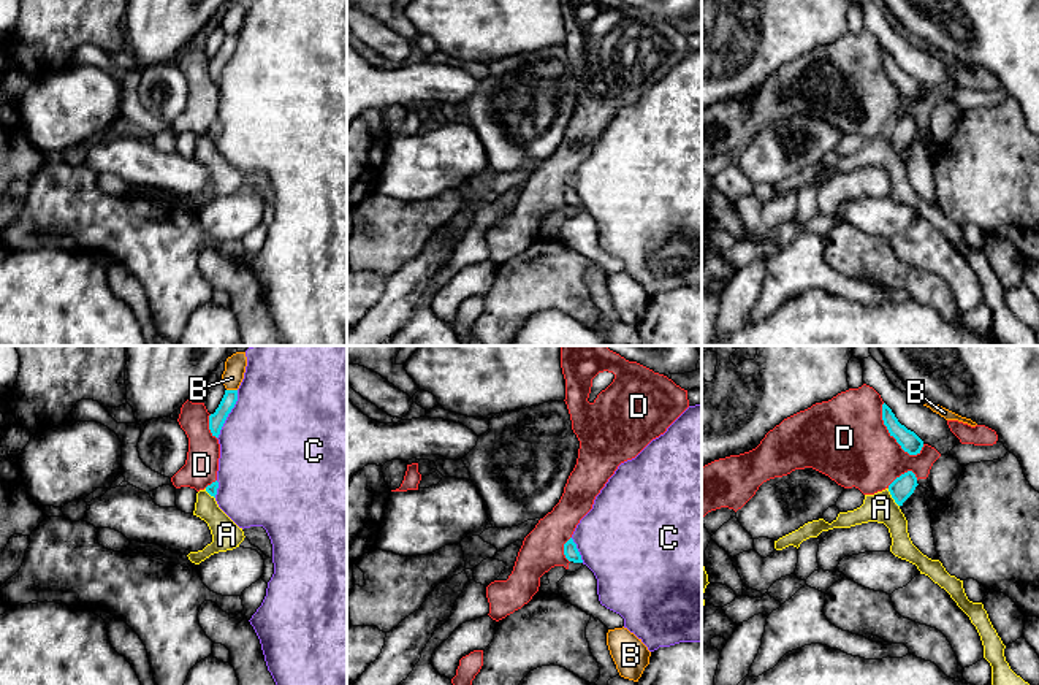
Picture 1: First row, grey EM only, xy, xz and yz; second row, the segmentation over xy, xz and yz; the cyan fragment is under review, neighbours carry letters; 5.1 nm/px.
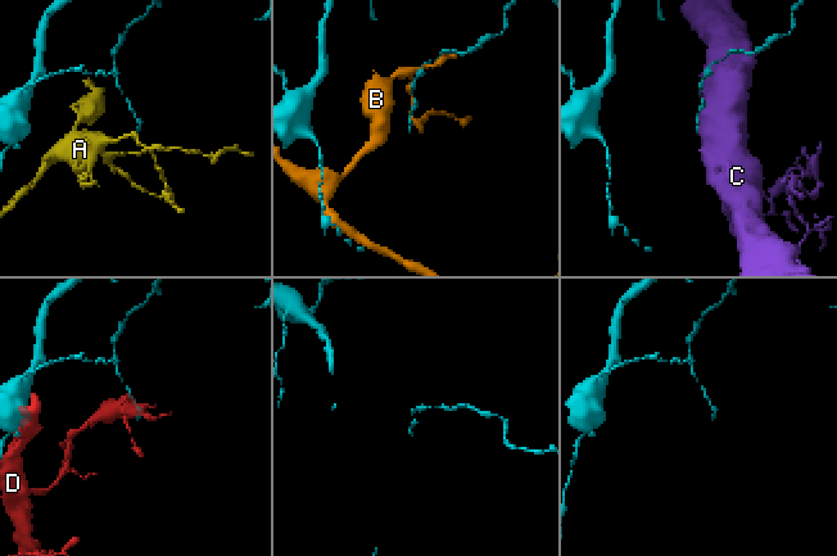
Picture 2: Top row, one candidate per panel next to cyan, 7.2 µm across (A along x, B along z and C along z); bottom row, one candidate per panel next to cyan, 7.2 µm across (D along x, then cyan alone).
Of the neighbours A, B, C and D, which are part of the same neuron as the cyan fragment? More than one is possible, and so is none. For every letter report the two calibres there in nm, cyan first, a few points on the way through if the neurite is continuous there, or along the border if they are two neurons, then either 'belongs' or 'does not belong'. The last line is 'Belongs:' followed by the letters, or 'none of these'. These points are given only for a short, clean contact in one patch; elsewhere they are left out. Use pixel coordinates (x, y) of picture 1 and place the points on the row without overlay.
A: 110 nm thick on the cyan side, 150 nm on the other; border along yz (887, 133), (898, 151); does not belong
B: 80 nm thick on the cyan side, 110 nm on the other; does not belong
C: 80 nm thick on the cyan side, 500 nm on the other; does not belong
D: 100 nm thick on the cyan side, 420 nm on the other; does not belong
Belongs: none of these

